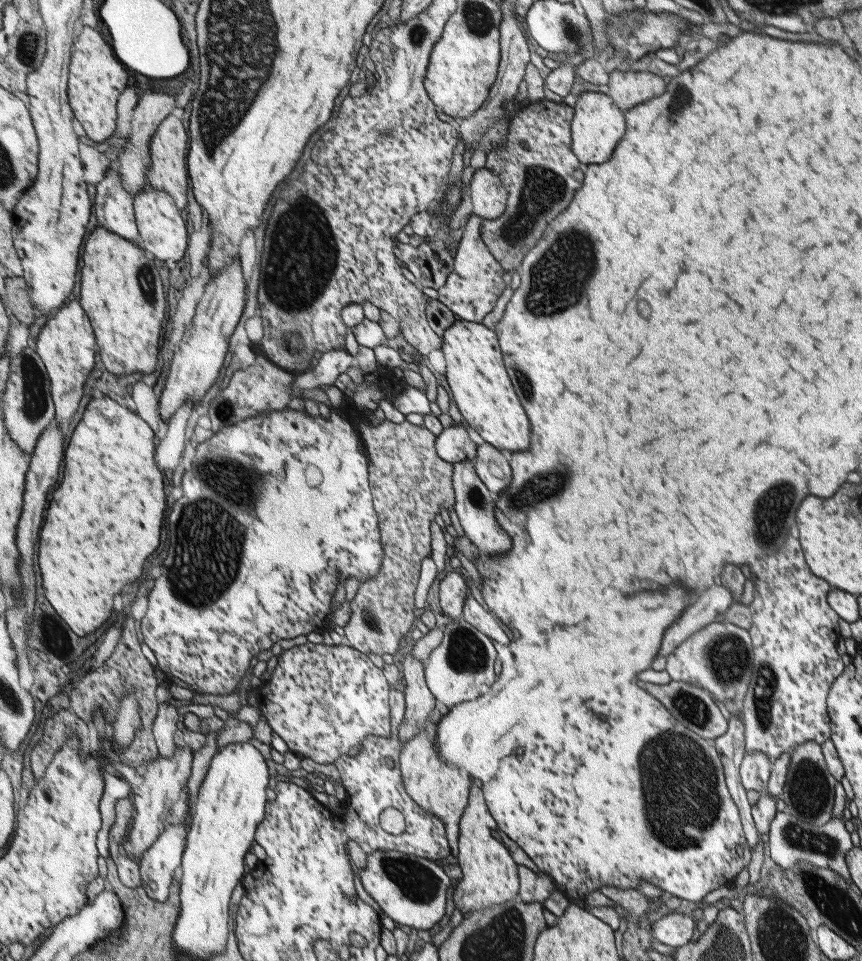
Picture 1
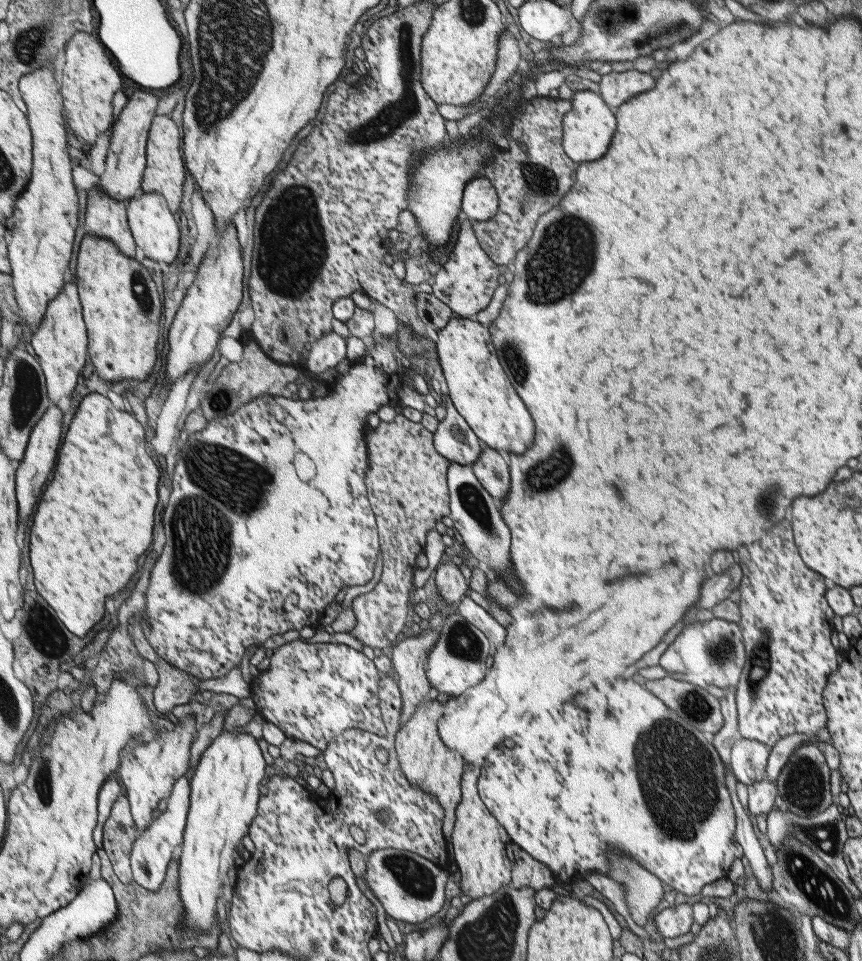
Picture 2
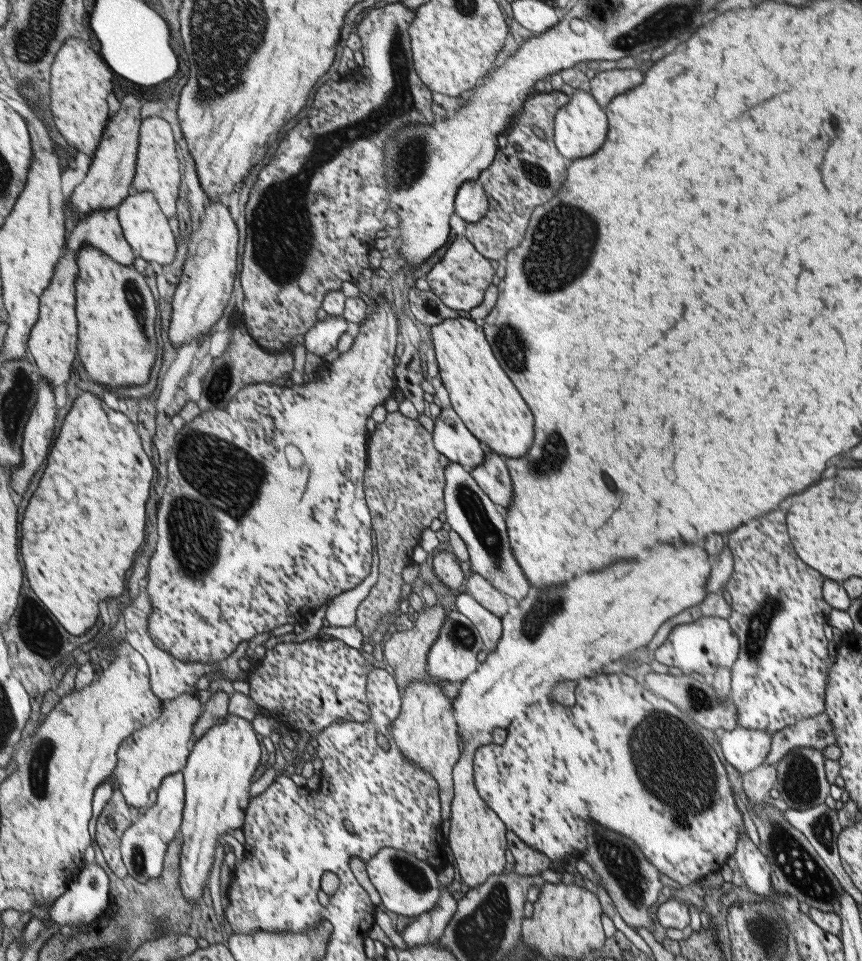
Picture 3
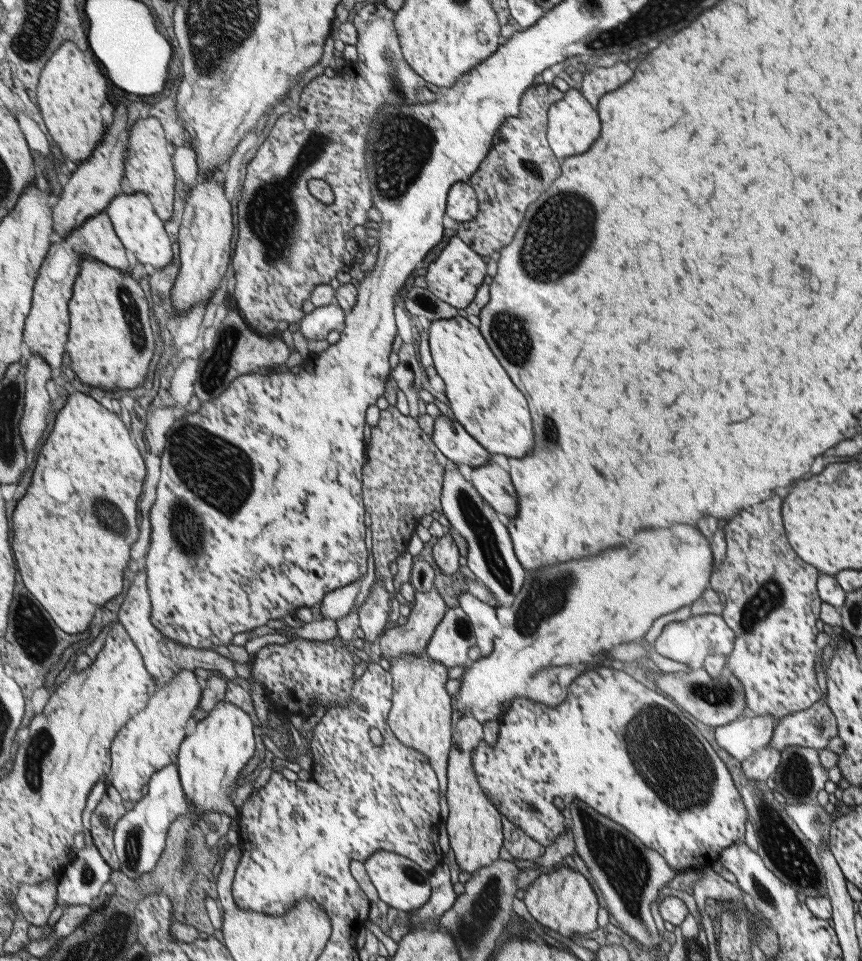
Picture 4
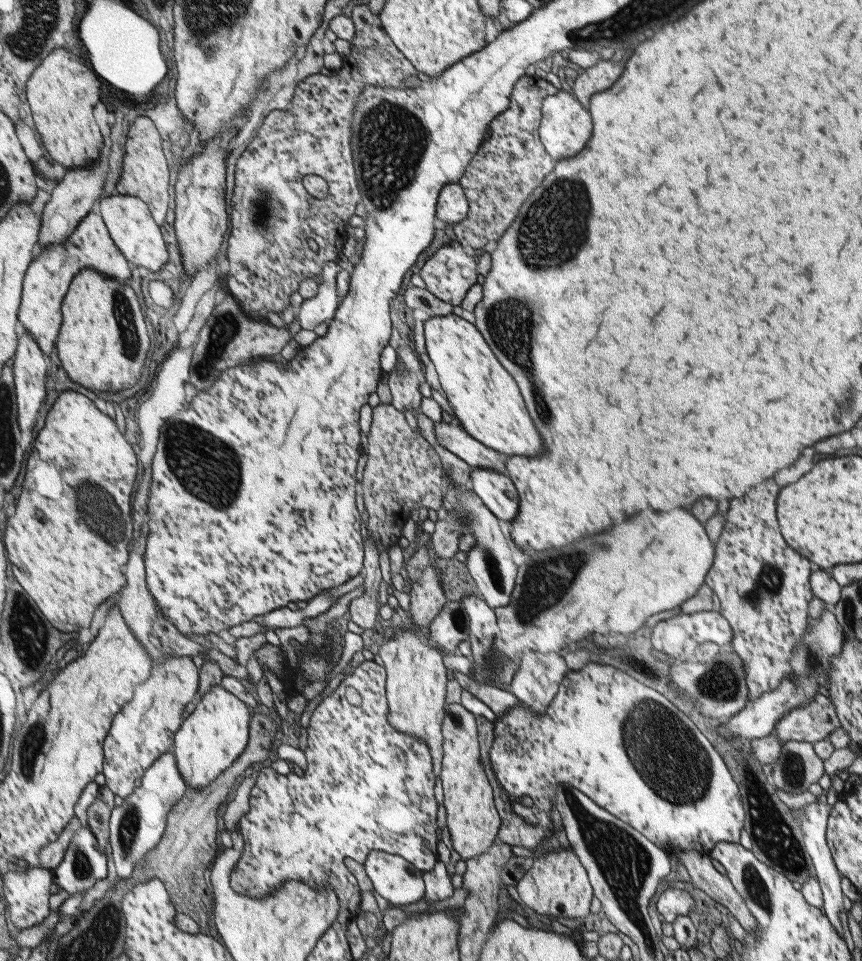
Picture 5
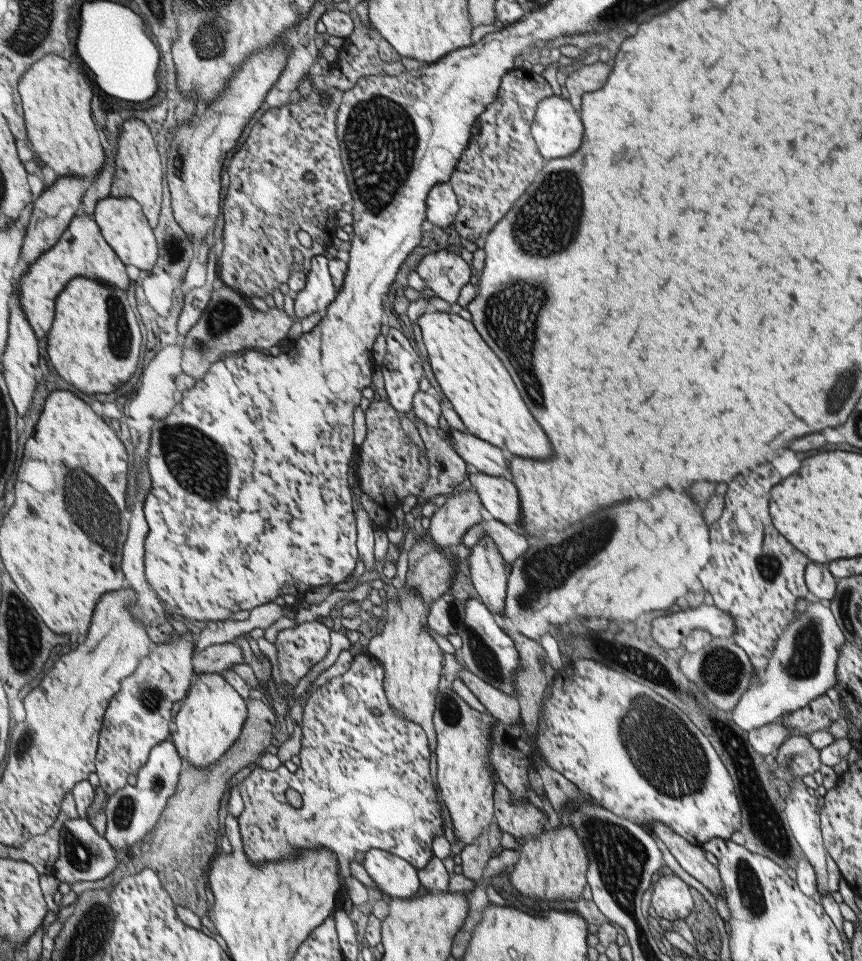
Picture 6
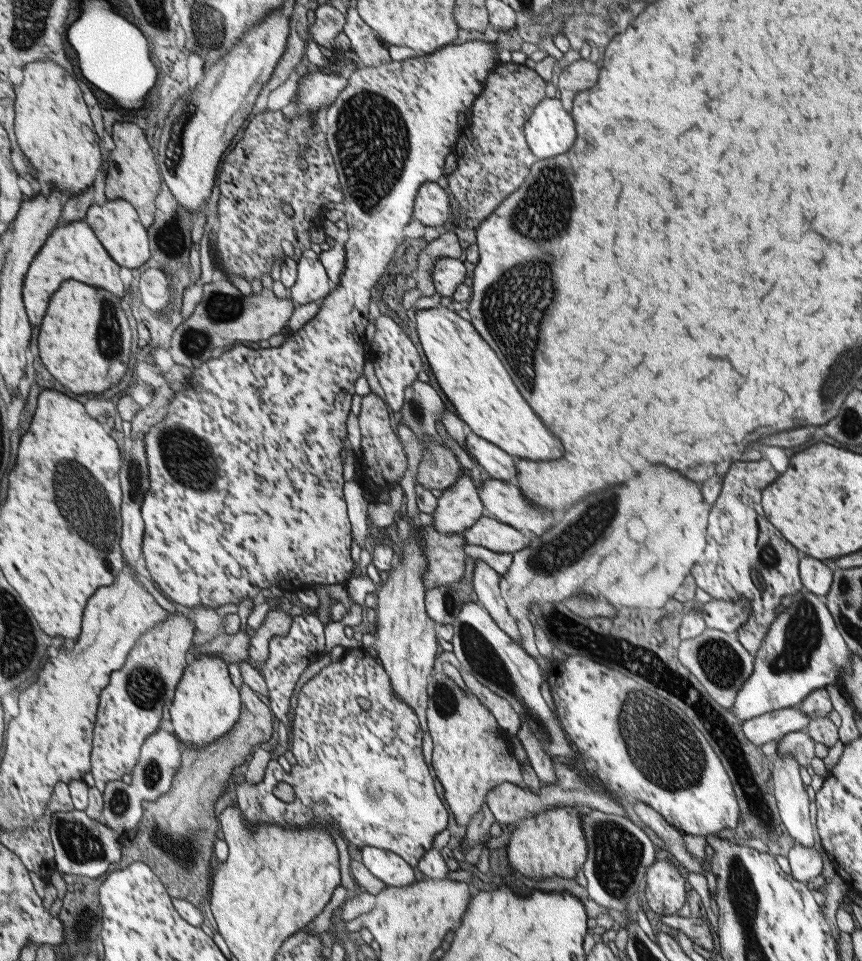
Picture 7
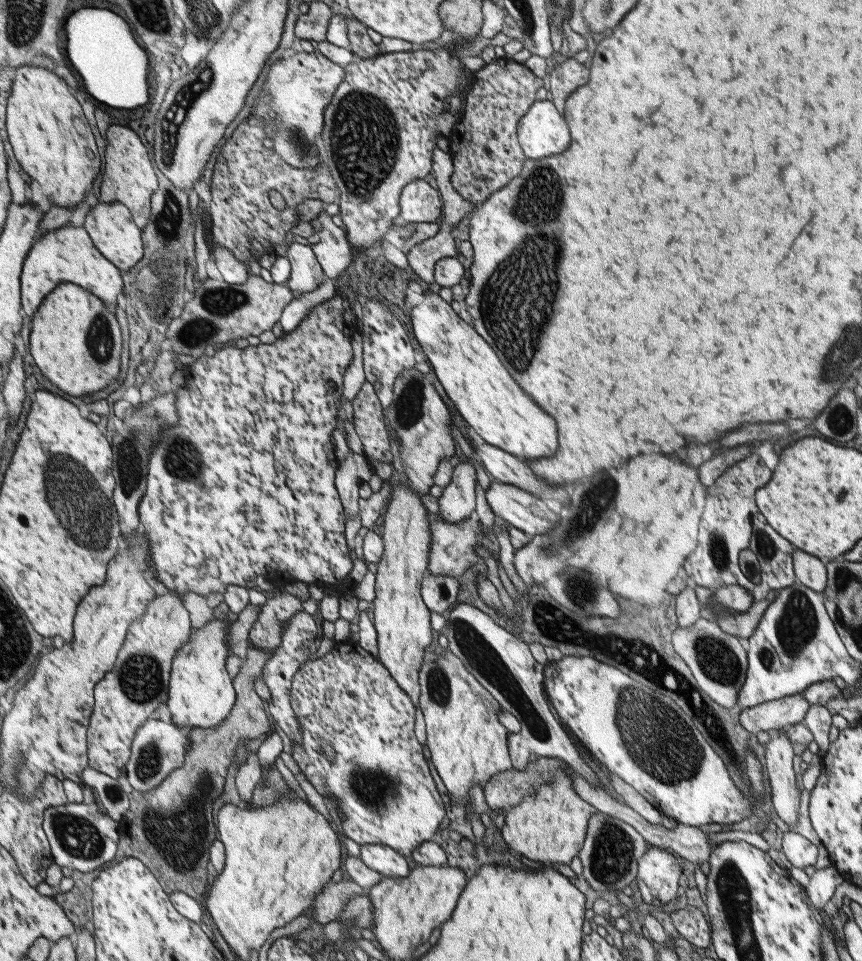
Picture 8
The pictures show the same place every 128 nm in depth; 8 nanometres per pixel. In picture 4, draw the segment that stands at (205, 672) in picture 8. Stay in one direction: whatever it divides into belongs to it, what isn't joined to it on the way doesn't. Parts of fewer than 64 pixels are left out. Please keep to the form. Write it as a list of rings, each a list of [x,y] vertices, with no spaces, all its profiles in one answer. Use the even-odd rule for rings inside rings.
[[[226,700],[217,704],[199,723],[193,724],[177,761],[185,794],[193,804],[192,817],[199,818],[199,815],[208,812],[225,814],[230,819],[240,816],[240,809],[233,802],[237,790],[235,780],[239,780],[239,774],[258,751],[256,725],[252,715]]]

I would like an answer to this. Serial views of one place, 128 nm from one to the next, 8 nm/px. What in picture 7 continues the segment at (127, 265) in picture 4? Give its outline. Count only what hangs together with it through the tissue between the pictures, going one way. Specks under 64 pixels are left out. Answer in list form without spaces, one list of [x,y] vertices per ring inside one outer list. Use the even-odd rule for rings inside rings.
[[[86,220],[58,226],[28,269],[24,280],[24,303],[33,326],[40,327],[44,323],[52,296],[59,291],[62,283],[71,279],[104,288],[121,298],[127,292],[121,280],[121,265],[110,255],[94,228]]]

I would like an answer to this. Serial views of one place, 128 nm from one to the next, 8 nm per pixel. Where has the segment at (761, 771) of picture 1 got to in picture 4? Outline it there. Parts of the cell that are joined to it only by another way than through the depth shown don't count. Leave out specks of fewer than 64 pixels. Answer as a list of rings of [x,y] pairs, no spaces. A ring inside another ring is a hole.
[[[744,713],[726,726],[717,726],[714,739],[721,750],[725,750],[741,764],[754,750],[770,742],[774,725],[774,719],[770,716],[750,716]]]

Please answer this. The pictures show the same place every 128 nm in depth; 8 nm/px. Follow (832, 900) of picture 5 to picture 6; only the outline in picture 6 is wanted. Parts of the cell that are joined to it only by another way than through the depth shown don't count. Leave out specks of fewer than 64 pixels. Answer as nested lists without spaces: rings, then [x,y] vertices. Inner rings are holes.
[[[801,779],[789,782],[791,793],[784,800],[784,813],[790,831],[800,846],[804,858],[813,867],[816,876],[816,890],[820,896],[829,893],[827,889],[827,868],[817,798],[811,795]]]

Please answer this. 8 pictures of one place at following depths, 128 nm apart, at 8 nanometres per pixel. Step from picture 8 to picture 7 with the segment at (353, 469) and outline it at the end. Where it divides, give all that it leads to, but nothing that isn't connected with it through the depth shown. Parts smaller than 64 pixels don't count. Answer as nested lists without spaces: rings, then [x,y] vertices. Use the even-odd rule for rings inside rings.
[[[351,481],[345,482],[343,494],[345,494],[345,504],[347,504],[347,518],[351,522],[353,542],[363,549],[365,538],[367,538],[367,504],[369,502],[361,486]]]

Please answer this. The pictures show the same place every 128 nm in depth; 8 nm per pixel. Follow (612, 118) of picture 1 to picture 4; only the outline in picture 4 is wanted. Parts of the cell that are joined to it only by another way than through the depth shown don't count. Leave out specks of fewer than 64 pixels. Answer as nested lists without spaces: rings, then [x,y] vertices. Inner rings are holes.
[[[568,89],[548,111],[547,139],[553,156],[559,160],[583,154],[599,137],[600,120],[593,104],[578,90]]]

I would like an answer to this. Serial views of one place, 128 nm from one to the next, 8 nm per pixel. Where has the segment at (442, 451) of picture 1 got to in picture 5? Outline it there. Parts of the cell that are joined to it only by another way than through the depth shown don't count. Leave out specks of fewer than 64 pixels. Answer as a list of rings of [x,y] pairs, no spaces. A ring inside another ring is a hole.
[[[444,421],[434,423],[434,435],[445,450],[453,453],[473,469],[493,469],[499,474],[505,473],[498,452],[471,438],[460,425],[451,425]]]

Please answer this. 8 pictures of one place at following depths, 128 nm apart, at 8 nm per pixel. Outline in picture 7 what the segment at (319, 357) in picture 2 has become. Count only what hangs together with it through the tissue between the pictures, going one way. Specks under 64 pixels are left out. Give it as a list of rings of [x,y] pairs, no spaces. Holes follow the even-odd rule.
[[[319,250],[302,252],[297,282],[288,290],[289,298],[297,306],[309,302],[320,304],[331,295],[333,287],[326,266],[321,262]]]

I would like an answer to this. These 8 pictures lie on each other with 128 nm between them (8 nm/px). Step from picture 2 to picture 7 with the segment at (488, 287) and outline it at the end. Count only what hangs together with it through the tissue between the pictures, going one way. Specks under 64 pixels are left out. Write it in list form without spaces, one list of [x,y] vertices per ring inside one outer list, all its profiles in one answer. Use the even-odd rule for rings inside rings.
[[[439,257],[431,269],[434,290],[441,297],[451,297],[458,284],[465,278],[465,267],[461,258]]]

